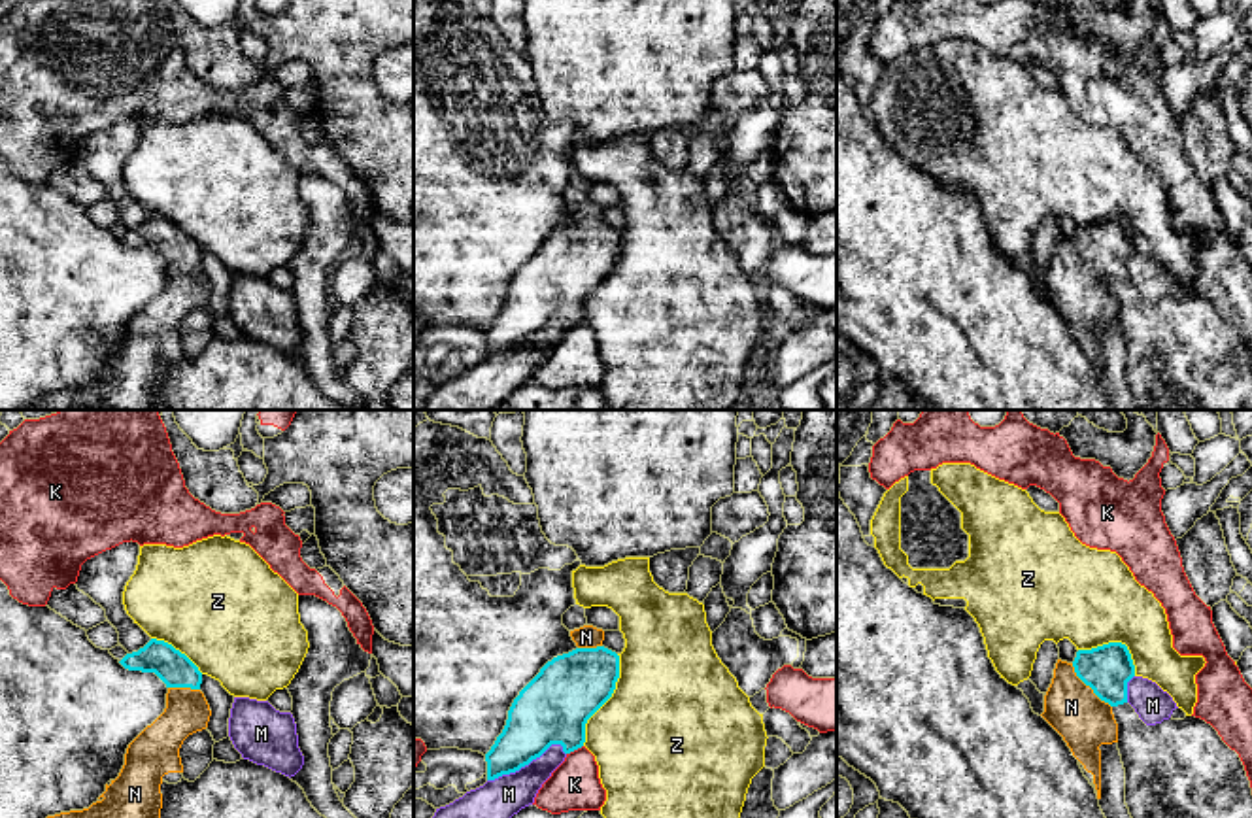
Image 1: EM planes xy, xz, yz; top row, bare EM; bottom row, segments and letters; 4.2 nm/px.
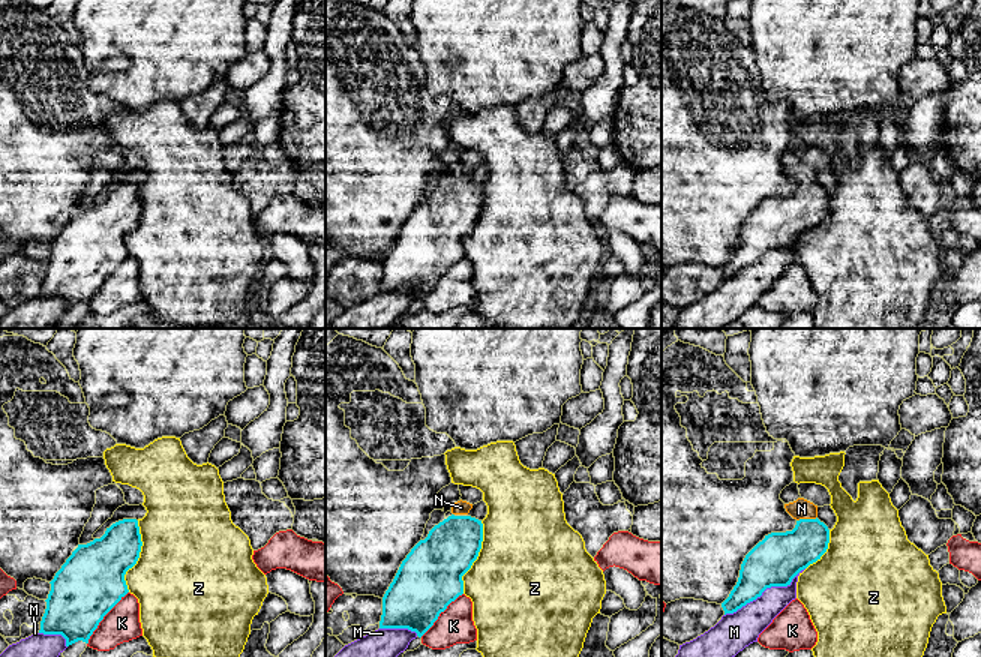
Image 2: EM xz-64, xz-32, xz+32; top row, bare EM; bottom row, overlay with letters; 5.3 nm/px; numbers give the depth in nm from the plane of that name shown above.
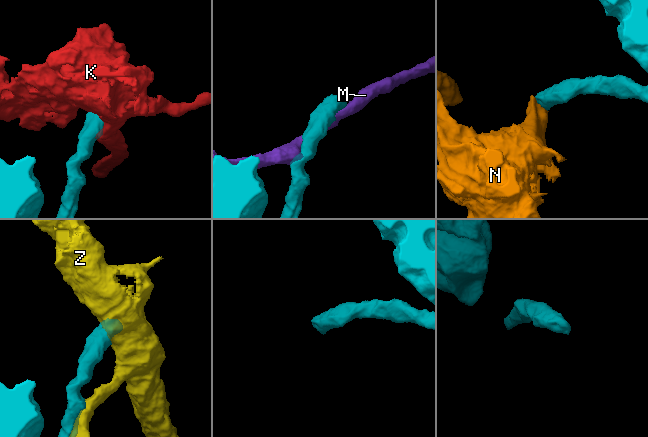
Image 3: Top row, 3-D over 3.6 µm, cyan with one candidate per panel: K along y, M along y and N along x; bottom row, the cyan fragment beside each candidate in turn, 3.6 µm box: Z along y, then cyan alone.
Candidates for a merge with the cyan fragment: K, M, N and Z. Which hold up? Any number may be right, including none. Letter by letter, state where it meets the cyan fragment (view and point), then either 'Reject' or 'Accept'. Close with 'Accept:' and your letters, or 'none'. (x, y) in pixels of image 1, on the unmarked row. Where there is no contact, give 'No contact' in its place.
K: Touches cyan at xz (575, 325). Reject
M: Touches cyan at xz (525, 340). Reject
N: Touches cyan at yz (1088, 261). Accept
Z: Touches cyan at xz (609, 274). Reject
Accept: N

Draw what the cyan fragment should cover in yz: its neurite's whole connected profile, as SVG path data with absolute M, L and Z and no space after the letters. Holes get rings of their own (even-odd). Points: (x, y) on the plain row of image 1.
M1122 219L1078 227L1073 240L1057 236L1041 291L1067 319L1101 376L1101 321L1118 319L1112 285L1127 280L1127 259L1135 253L1131 230Z

